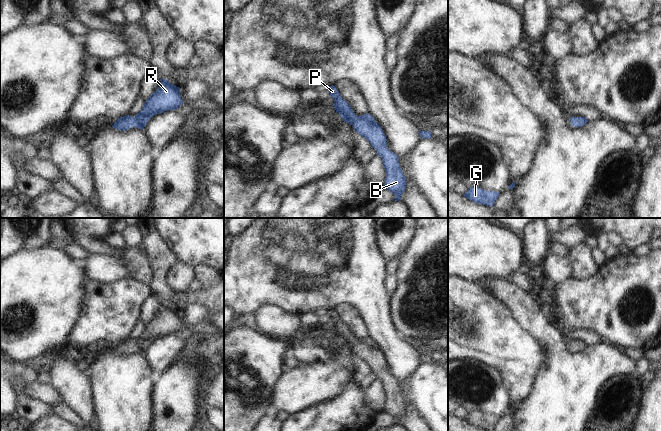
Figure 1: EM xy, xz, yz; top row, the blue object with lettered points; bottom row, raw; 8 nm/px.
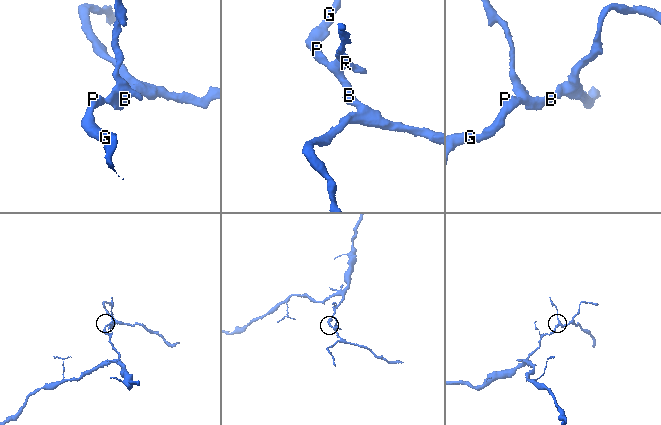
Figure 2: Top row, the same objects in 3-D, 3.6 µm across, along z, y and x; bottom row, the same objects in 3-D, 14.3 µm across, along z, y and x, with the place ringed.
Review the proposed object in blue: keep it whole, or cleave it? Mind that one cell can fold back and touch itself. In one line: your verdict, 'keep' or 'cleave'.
keep

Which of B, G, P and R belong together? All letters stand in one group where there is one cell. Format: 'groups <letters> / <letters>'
groups B G P R

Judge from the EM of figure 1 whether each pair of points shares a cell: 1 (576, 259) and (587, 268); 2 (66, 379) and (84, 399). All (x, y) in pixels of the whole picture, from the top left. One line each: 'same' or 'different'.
1: same
2: same

